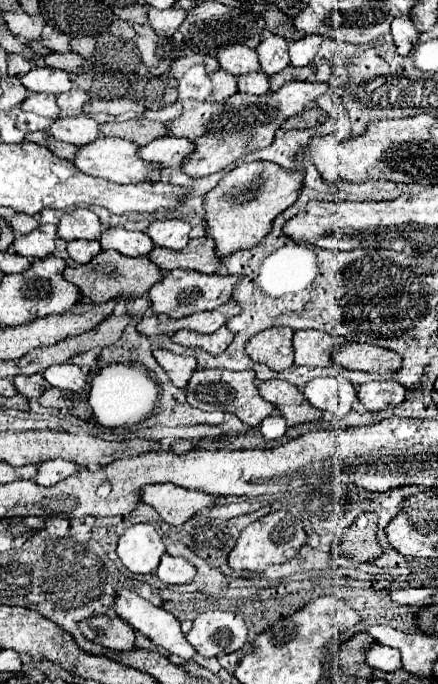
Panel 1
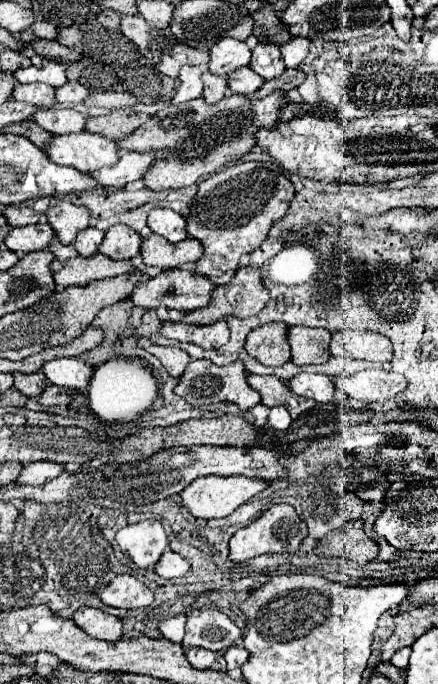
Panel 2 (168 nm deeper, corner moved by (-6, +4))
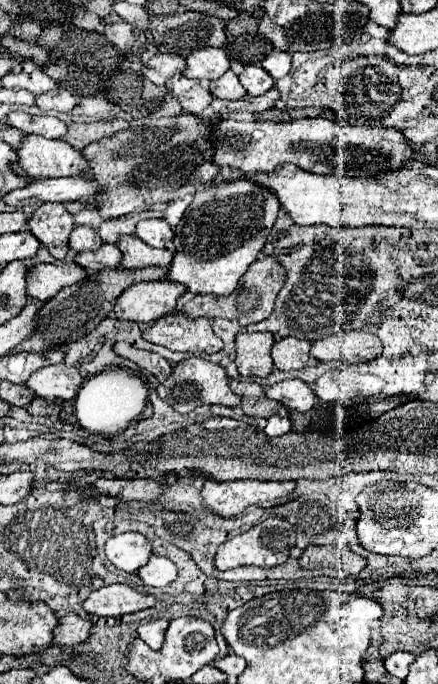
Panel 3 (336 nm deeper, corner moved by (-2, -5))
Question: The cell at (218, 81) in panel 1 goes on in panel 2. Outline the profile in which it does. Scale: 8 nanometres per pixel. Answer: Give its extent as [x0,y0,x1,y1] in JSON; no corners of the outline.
[202,73,228,103]

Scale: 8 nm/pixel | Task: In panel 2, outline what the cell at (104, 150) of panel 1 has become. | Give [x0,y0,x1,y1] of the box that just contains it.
[46,131,120,173]

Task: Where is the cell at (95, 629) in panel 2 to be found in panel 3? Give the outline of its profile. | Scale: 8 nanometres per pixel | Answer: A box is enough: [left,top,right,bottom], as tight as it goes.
[52,614,92,646]

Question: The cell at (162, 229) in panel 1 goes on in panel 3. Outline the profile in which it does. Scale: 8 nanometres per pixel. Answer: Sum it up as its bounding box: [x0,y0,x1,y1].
[134,218,174,248]

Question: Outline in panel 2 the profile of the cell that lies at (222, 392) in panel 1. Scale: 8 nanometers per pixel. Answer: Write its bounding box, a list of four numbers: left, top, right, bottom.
[174,359,262,411]

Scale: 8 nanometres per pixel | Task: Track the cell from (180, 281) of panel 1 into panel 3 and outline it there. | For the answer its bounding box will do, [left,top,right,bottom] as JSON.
[114,280,184,322]

